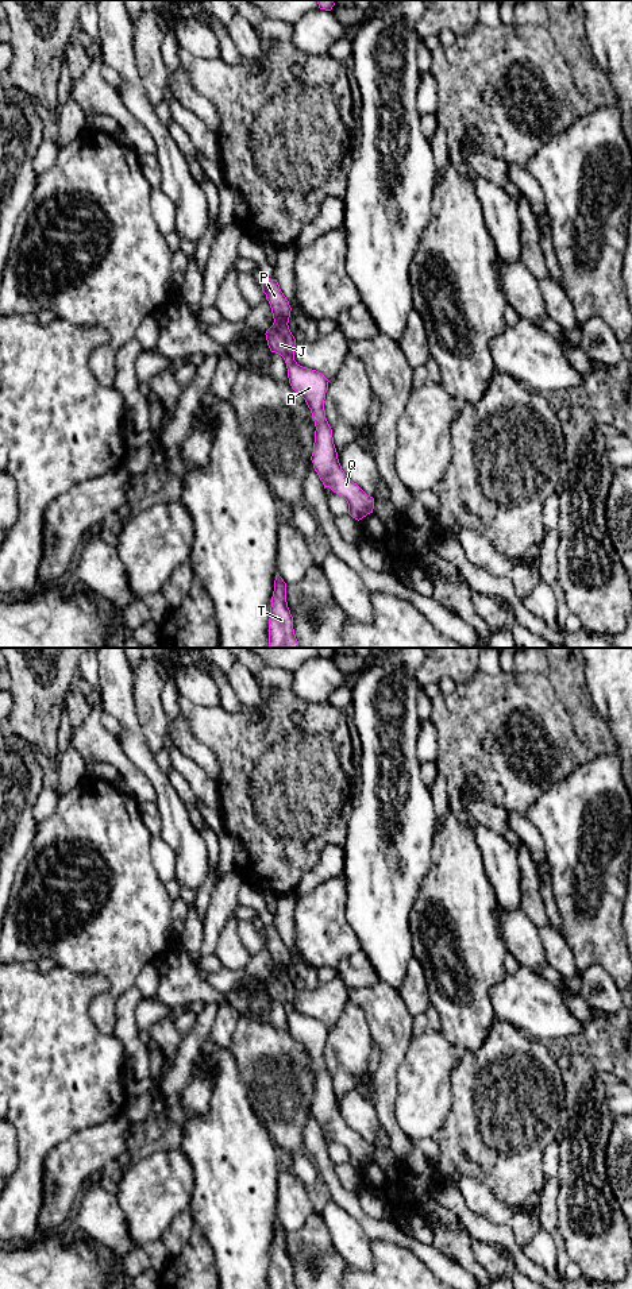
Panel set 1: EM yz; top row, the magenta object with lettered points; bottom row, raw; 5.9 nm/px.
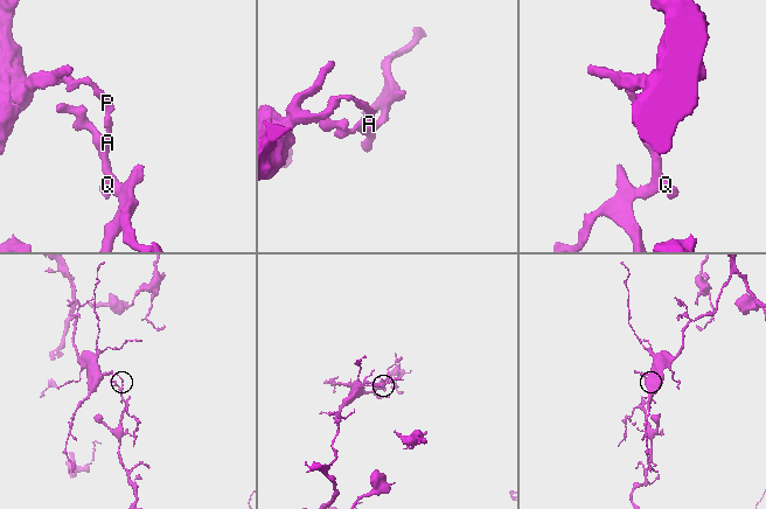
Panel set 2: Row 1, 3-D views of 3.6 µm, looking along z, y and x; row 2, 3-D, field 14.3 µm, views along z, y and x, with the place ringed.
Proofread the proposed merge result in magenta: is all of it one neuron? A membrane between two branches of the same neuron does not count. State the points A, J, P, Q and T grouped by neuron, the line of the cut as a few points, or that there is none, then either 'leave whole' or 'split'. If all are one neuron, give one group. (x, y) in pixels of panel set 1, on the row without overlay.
groups A J Q T / P; cut yz (274, 968), (286, 972); split

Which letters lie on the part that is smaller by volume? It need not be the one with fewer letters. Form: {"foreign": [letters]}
{"foreign": ["A", "J", "Q", "T"]}

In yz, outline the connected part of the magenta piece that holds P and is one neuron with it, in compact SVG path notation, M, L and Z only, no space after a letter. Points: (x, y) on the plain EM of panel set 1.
M265 925L262 939L266 942L266 948L270 952L274 969L288 972L292 956L289 953L289 949L281 939L277 927Z

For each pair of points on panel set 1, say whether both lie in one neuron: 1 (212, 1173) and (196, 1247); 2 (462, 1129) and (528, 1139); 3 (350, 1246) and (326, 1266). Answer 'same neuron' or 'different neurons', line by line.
1: different neurons
2: same neuron
3: different neurons

